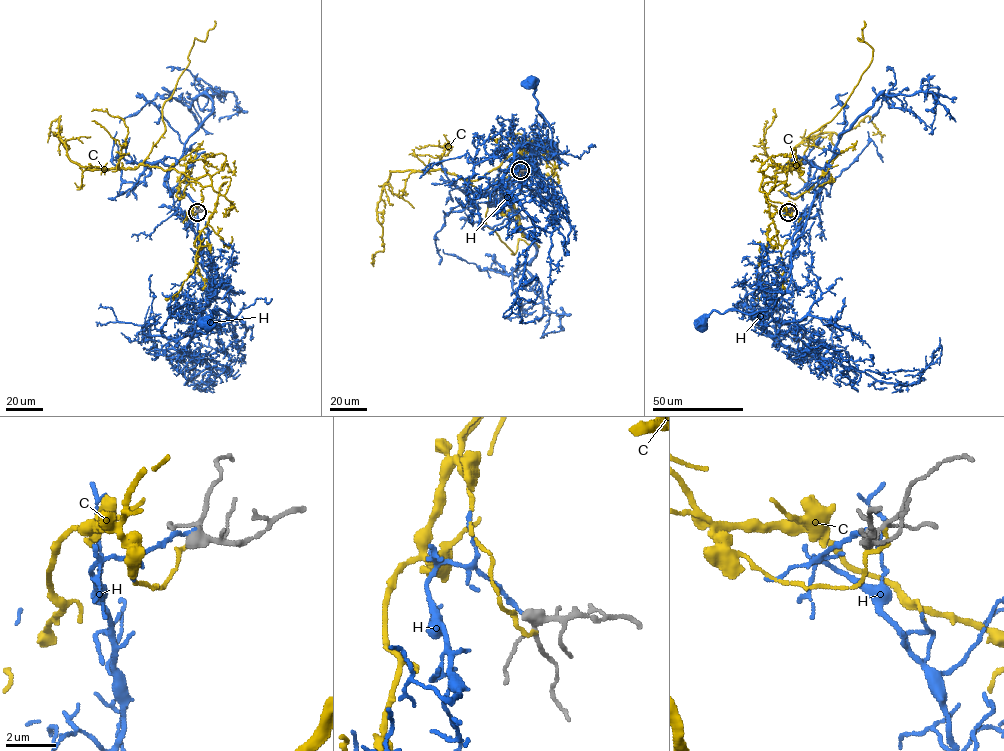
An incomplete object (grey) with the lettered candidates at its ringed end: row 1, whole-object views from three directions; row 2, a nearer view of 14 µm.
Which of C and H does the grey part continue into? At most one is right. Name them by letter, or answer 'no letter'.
no letter

